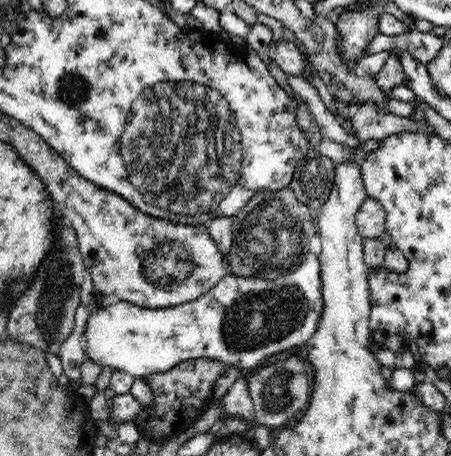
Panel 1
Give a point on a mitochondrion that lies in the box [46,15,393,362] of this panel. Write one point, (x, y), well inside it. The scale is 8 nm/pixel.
(189, 179)

